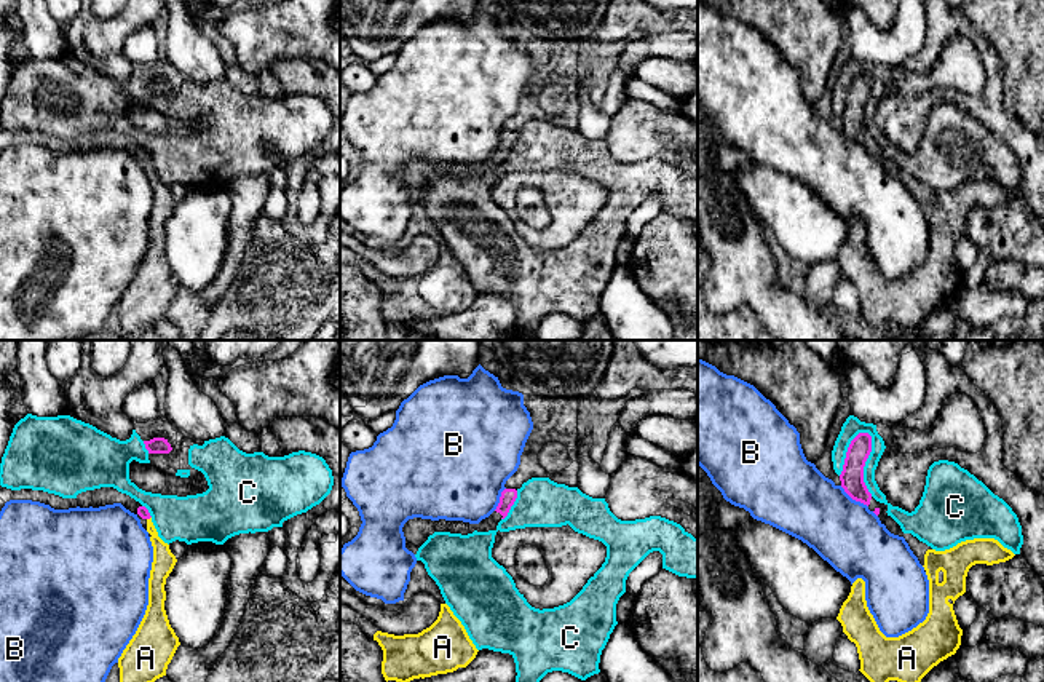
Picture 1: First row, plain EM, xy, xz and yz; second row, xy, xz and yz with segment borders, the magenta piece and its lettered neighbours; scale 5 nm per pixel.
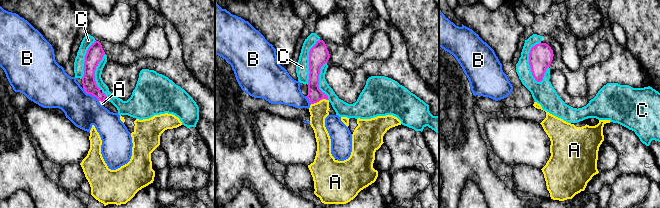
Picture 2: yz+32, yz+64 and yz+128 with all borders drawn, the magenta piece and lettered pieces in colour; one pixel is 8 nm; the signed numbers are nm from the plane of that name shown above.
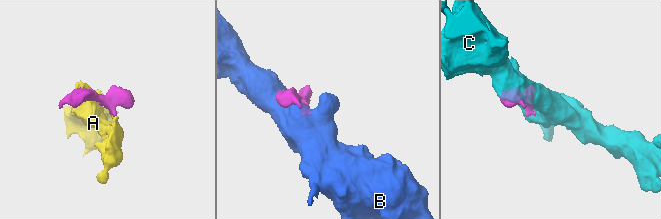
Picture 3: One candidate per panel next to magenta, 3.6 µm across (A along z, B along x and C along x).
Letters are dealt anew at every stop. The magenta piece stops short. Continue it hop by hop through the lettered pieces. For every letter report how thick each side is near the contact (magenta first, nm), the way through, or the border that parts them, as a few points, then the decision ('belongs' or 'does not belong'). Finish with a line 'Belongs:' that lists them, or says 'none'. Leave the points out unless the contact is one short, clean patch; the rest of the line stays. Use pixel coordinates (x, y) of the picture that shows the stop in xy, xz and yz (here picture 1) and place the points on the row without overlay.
A: calibres 60 and 110 nm; way xy (142, 154), (149, 160), (163, 205); belongs
B: calibres 120 and 340 nm; does not belong
C: calibres 120 and 90 nm; does not belong
Belongs: A

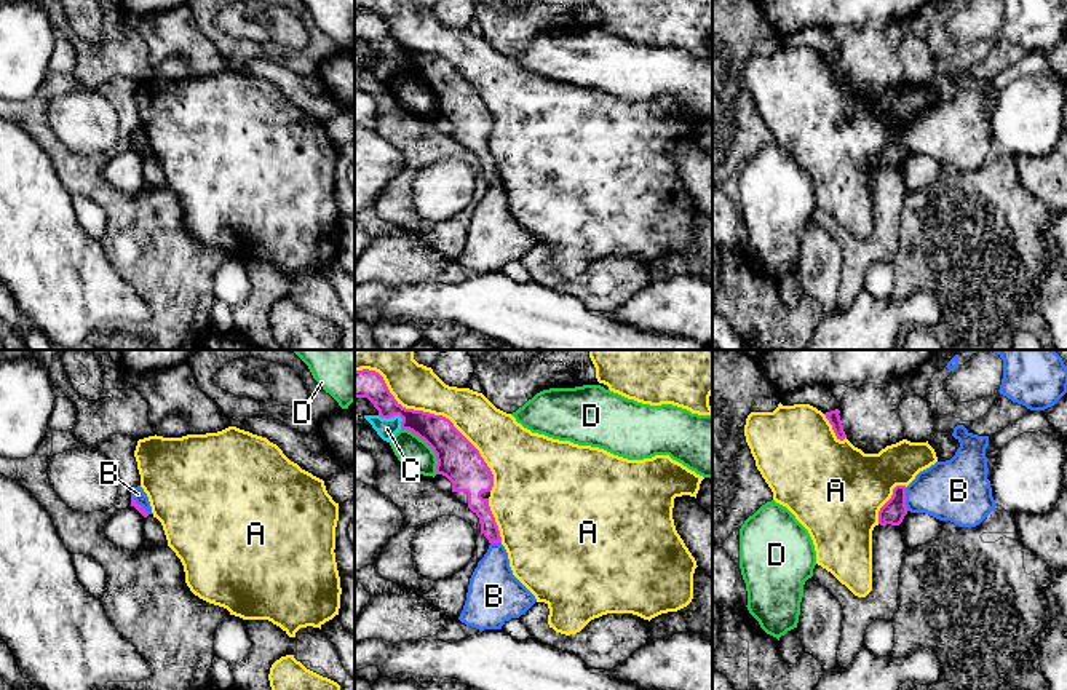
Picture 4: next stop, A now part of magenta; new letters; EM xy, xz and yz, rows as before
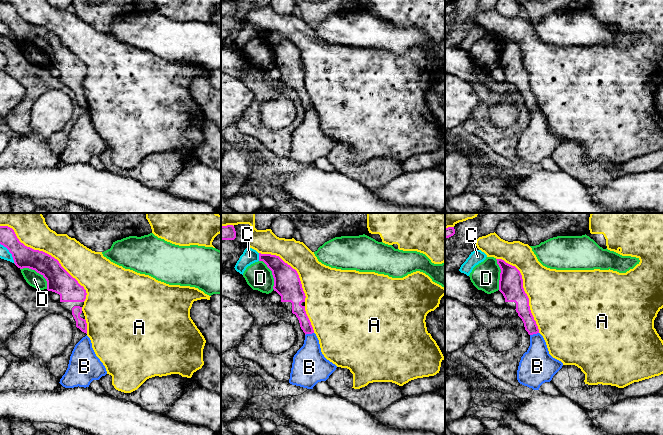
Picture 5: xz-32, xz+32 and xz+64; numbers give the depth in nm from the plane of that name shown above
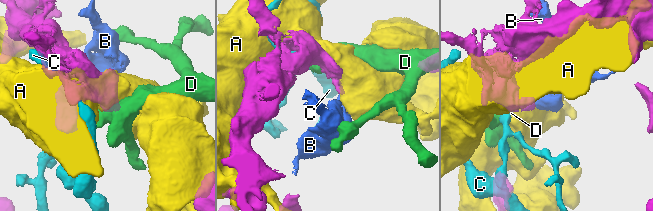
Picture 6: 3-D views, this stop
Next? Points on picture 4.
A: calibres 200 and 220 nm; does not belong
B: calibres 120 and 300 nm; belongs
C: calibres 160 and 100 nm; does not belong
D: calibres 220 and 160 nm; does not belong
Belongs: B

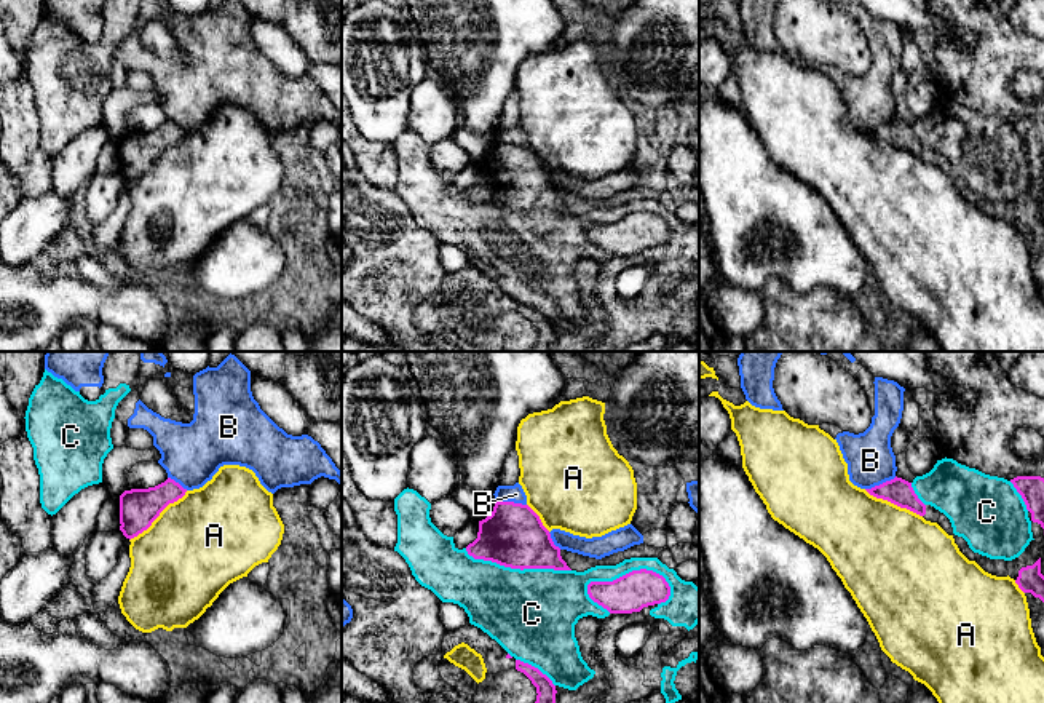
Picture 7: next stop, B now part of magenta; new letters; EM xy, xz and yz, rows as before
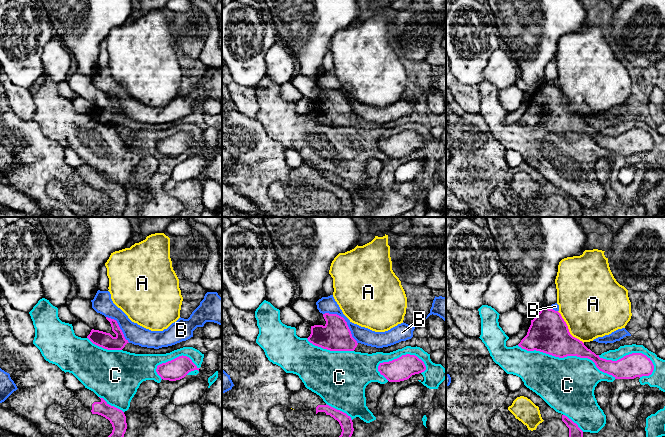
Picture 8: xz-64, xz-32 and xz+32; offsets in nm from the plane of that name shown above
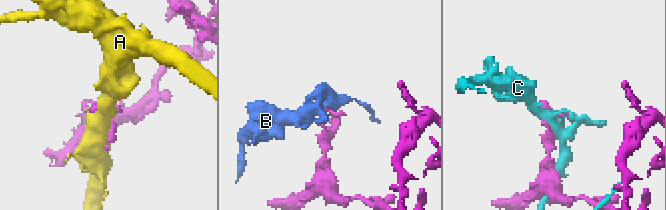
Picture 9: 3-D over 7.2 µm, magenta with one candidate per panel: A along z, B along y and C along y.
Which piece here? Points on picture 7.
A: calibres 190 and 500 nm; does not belong
B: calibres 140 and 240 nm; border yz (896, 119), (866, 131); does not belong
C: calibres 190 and 100 nm; does not belong
Belongs: none

